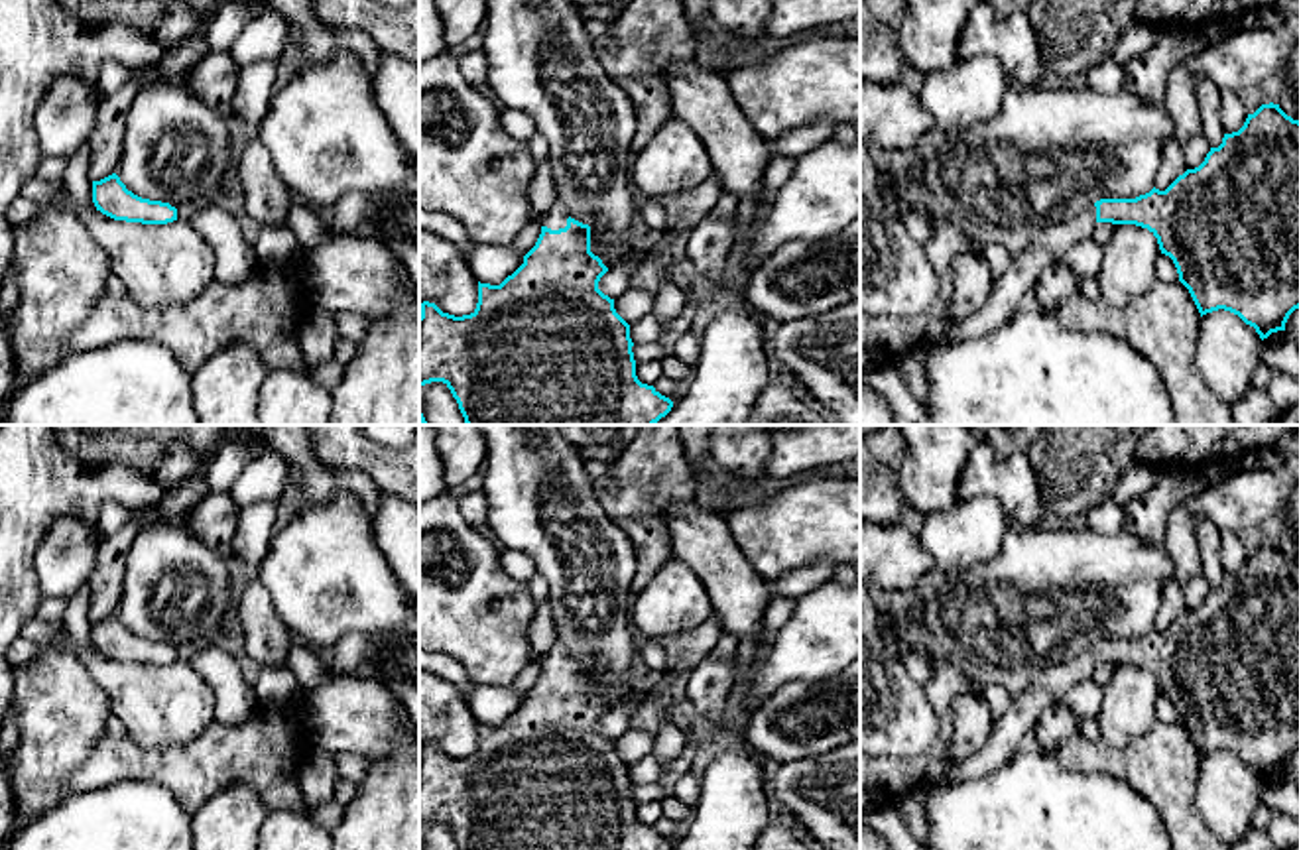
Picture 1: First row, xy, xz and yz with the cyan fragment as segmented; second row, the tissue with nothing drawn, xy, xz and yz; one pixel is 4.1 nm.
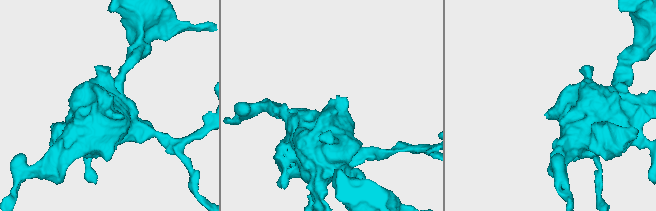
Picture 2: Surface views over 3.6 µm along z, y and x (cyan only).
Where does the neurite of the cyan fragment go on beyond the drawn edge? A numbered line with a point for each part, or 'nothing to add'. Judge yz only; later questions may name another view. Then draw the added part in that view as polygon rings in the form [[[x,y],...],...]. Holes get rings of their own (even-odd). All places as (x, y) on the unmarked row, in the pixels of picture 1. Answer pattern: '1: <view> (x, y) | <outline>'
1: yz (1048, 689) | [[[1090,645],[1071,661],[1043,669],[1025,691],[1010,698],[1006,712],[996,720],[980,752],[955,763],[947,773],[927,777],[923,783],[909,789],[899,799],[897,811],[913,838],[923,848],[927,846],[929,822],[923,803],[931,785],[980,779],[1004,767],[1018,754],[1021,738],[1033,730],[1037,718],[1047,708],[1061,704],[1077,683],[1090,679],[1096,665],[1096,647]]]

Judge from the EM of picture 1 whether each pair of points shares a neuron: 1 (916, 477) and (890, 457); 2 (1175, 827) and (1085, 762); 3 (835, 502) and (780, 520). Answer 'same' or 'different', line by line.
1: different
2: same
3: same

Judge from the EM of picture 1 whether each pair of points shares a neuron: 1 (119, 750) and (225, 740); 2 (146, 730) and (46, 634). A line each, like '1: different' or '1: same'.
1: same
2: same

